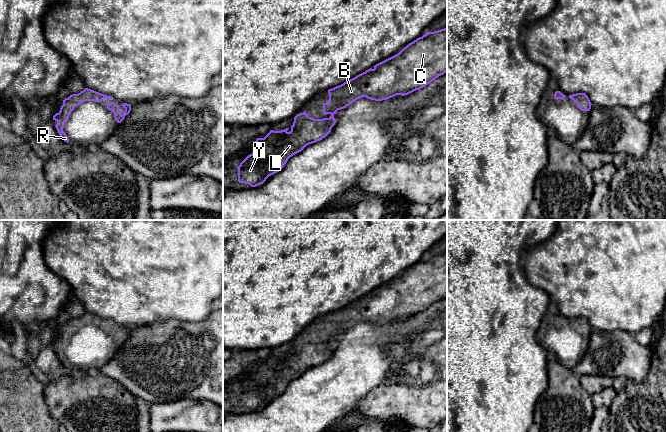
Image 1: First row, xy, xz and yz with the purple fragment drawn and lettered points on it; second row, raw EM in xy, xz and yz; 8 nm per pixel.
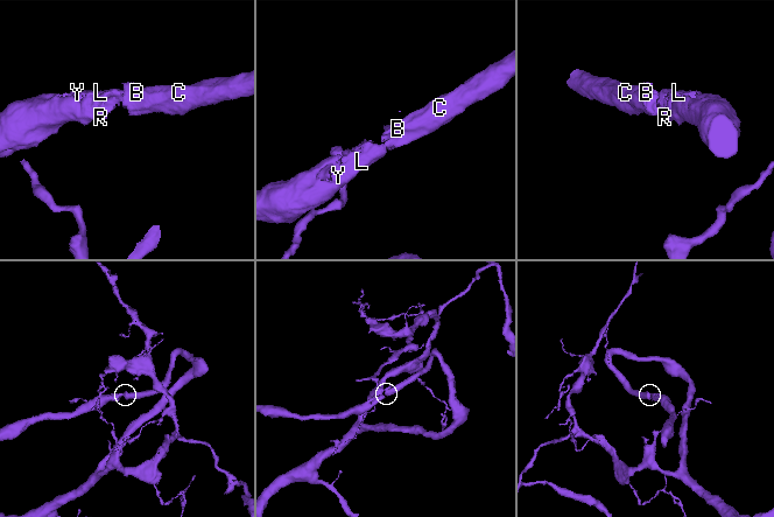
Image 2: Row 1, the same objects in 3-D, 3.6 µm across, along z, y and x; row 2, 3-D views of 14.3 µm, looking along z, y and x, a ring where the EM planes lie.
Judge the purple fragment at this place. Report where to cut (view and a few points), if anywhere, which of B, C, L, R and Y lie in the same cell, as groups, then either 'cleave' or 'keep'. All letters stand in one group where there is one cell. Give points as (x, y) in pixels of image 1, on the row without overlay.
cut none; groups B C L R Y; keep

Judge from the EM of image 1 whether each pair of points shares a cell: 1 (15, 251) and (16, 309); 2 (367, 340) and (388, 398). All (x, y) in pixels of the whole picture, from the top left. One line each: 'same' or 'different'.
1: same
2: different

